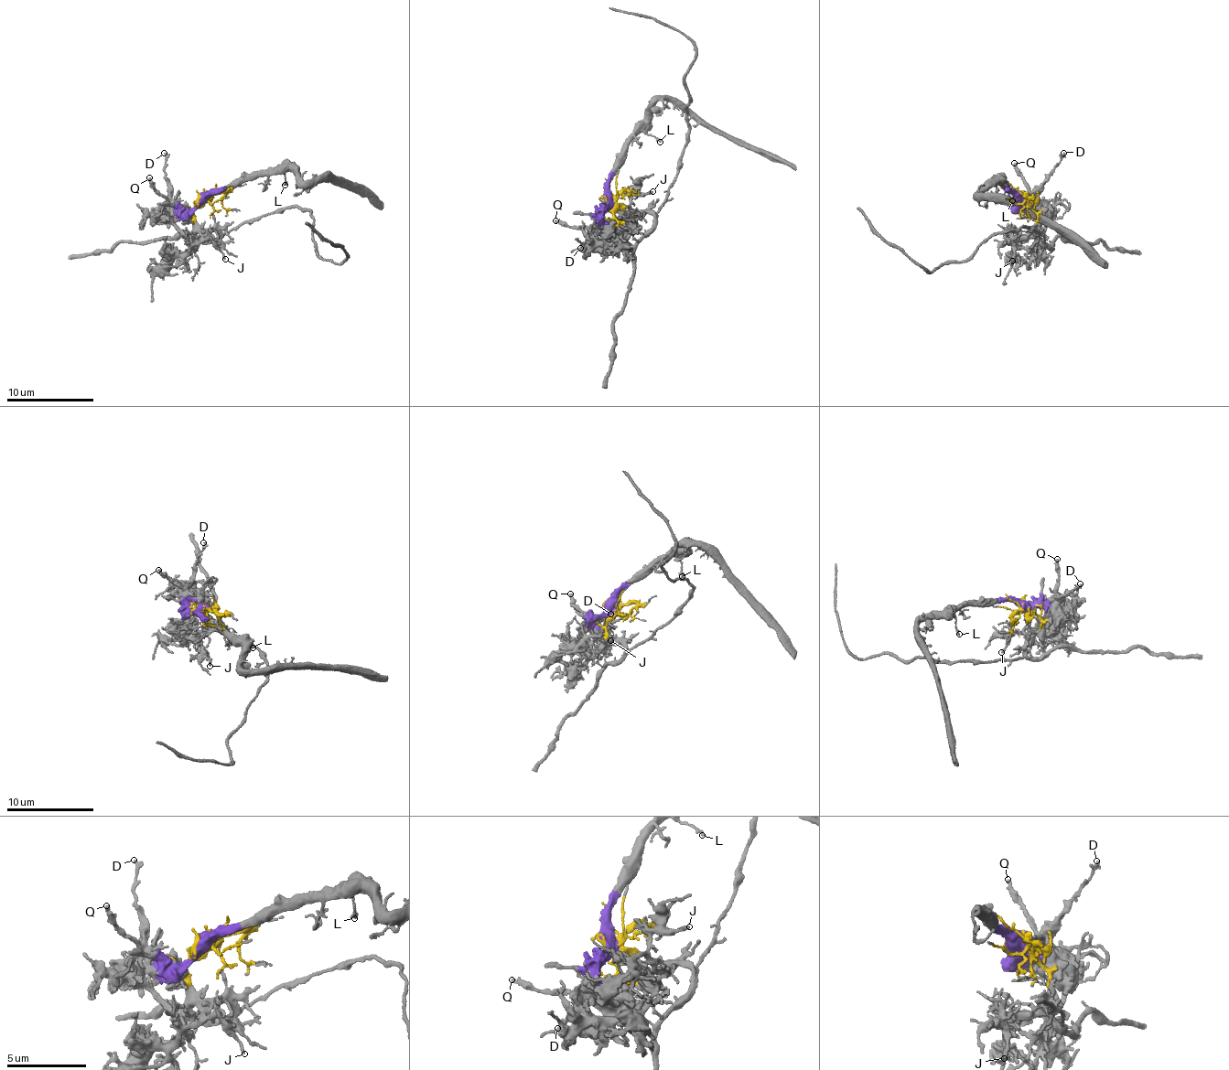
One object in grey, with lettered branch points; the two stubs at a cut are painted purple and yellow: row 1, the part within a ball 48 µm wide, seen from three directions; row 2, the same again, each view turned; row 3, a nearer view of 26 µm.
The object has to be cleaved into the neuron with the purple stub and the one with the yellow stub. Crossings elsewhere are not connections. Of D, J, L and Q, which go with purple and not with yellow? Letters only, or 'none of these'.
D, L, Q

